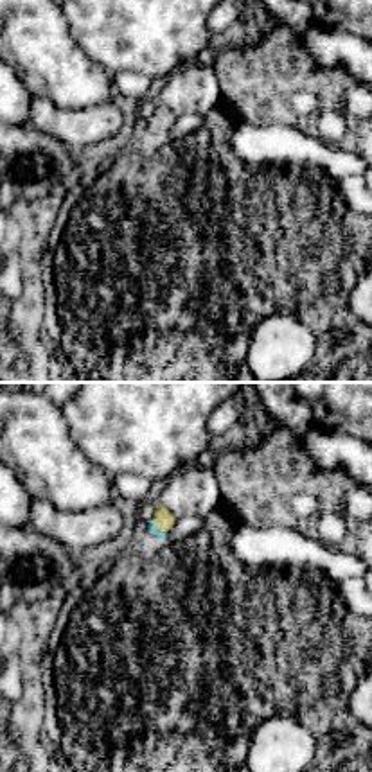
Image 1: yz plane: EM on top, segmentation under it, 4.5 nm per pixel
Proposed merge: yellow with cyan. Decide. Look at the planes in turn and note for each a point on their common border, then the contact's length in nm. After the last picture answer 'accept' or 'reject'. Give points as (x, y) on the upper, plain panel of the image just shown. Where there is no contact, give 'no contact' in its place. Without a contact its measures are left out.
(159, 126) | 90 nm

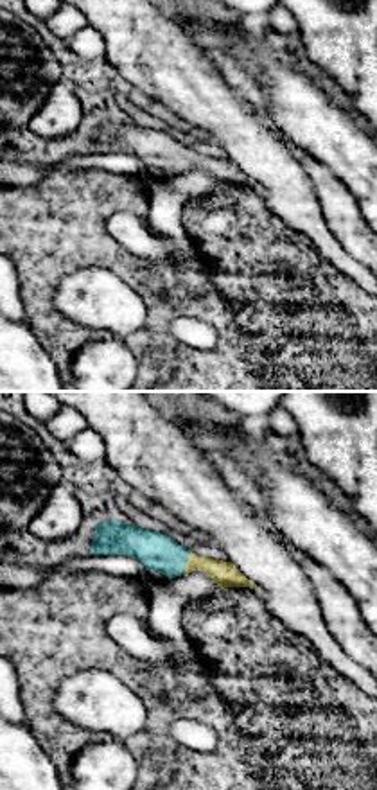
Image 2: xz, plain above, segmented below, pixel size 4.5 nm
(187, 160) | 100 nm

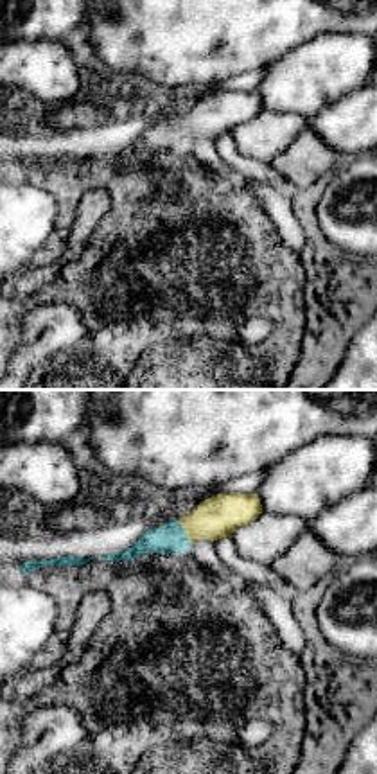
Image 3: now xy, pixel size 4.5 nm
(185, 130) | 120 nm

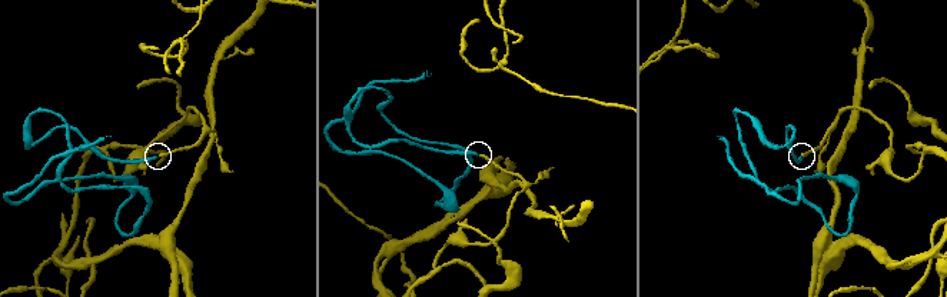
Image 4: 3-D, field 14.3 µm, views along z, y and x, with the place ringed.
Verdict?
accept

